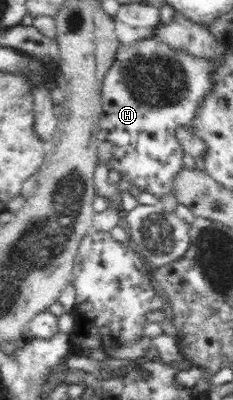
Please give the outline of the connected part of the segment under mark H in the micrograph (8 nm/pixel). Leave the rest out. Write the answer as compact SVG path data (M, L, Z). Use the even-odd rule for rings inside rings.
M138 38L130 43L121 43L117 58L111 64L110 70L107 71L104 77L104 82L102 85L102 97L103 97L103 123L105 123L105 139L107 142L113 144L113 155L105 162L108 170L116 170L121 174L123 179L130 183L130 185L135 185L140 191L147 191L147 193L152 193L155 197L160 198L167 193L173 192L173 182L174 178L184 169L183 164L183 147L181 143L177 140L176 130L185 126L187 128L192 128L198 115L198 110L200 109L200 104L204 101L203 95L207 95L207 91L211 91L211 75L215 71L217 64L213 60L207 60L205 58L197 58L191 54L187 54L185 50L171 50L171 47L163 42L159 42L157 38Z

